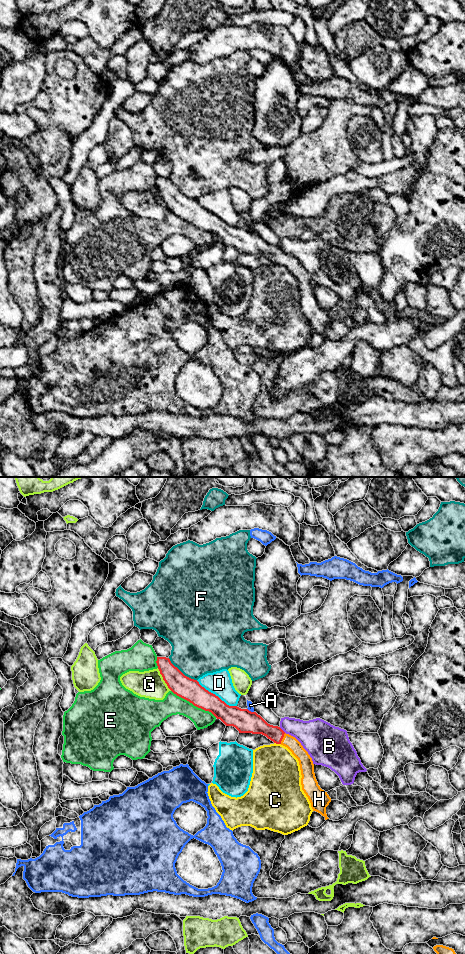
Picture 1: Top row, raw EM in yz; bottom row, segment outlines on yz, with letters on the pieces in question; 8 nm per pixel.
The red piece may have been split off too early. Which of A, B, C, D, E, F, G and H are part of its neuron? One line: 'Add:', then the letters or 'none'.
Add: H

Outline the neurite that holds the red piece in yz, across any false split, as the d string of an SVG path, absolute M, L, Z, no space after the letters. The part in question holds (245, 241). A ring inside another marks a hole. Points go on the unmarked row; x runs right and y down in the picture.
M157 177L156 183L168 208L177 216L211 232L226 246L235 247L239 253L262 254L274 263L287 267L299 281L302 310L308 317L313 331L320 333L325 340L329 339L326 327L331 318L318 305L312 278L295 257L286 254L278 246L268 244L256 232L227 225L218 216L202 207L197 200L185 196L169 178Z

